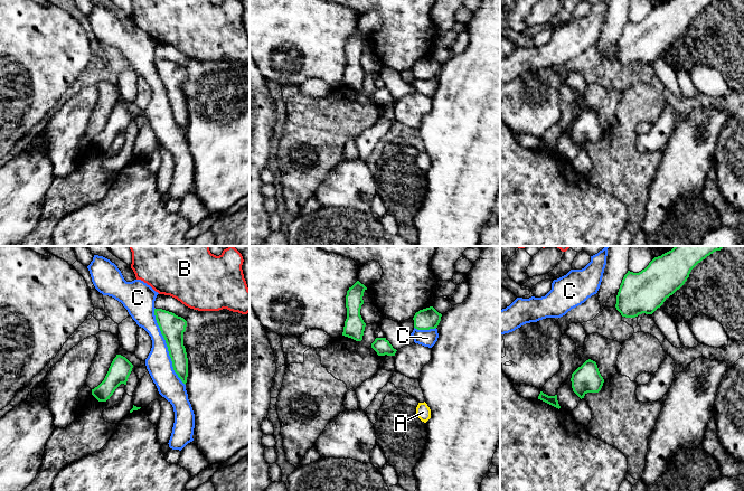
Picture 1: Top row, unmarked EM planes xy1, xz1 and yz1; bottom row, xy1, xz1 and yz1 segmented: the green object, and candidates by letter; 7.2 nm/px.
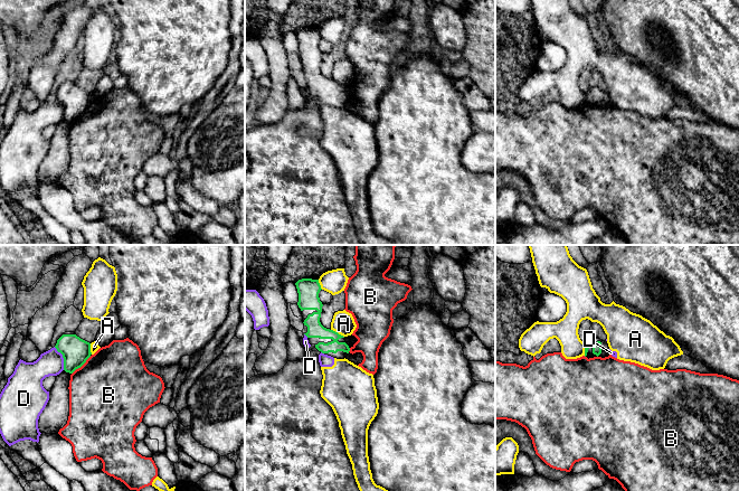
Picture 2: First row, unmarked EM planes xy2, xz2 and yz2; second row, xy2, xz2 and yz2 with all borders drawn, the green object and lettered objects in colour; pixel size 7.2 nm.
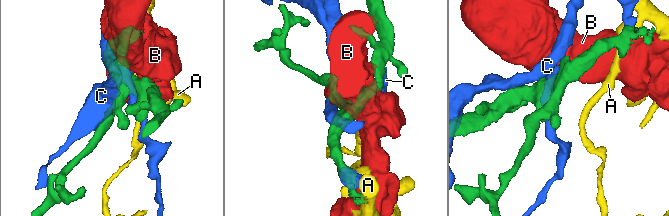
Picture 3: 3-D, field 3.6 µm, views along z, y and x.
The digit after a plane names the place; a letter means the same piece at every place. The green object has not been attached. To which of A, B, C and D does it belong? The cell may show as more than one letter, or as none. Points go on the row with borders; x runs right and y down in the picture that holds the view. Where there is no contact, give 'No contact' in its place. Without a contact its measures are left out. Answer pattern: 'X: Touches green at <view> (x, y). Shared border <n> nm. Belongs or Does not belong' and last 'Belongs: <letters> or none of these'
A: Touches green at xz2 (337, 332). Shared border 110 nm. Does not belong
B: Touches green at xy2 (81, 366). Shared border 190 nm. Does not belong
C: Touches green at xy1 (167, 346). Shared border 600 nm. Does not belong
D: Touches green at xy2 (63, 357). Shared border 180 nm. Does not belong
Belongs: none of these

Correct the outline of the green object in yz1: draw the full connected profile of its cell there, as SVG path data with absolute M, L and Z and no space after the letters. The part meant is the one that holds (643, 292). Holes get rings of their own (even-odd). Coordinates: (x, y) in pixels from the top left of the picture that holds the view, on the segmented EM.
M675 246L654 257L639 273L628 271L616 295L616 310L625 318L652 314L679 290L691 270L724 246Z

